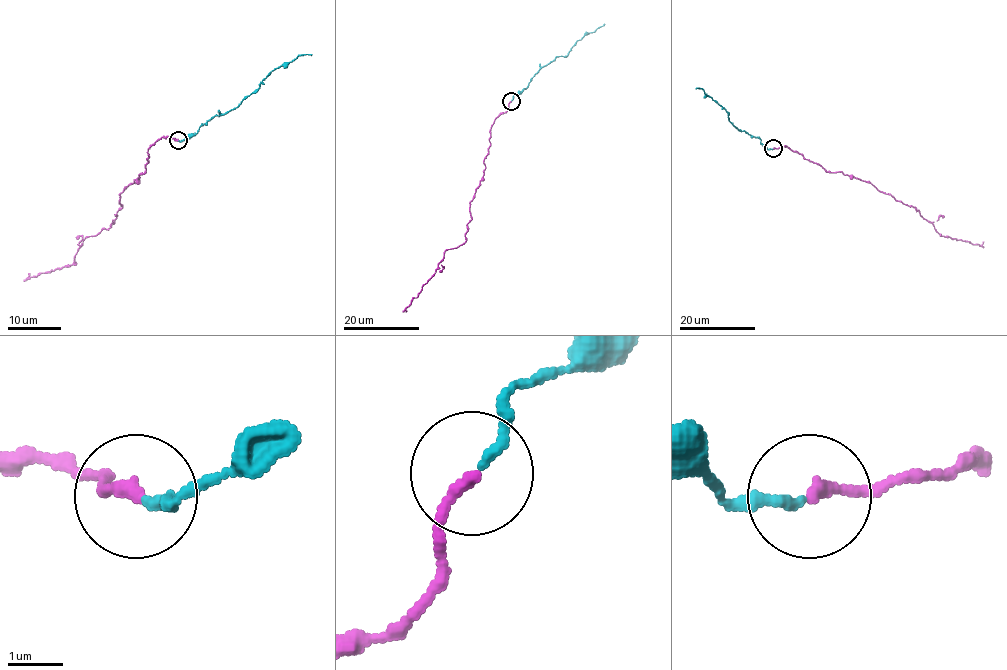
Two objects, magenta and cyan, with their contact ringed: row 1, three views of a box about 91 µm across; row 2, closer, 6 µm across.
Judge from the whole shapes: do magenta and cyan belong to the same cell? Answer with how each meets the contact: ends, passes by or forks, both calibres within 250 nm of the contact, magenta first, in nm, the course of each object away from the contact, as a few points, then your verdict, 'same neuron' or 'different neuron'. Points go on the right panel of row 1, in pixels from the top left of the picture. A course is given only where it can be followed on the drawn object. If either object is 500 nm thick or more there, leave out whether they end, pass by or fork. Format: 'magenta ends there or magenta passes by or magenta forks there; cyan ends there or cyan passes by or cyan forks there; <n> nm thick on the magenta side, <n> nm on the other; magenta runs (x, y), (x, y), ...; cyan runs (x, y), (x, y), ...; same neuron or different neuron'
magenta ends there; cyan ends there; 240 nm thick on the magenta side, 180 nm on the other; magenta runs (773, 148), (788, 146), (827, 172), (869, 182), (897, 201), (913, 206), (942, 236), (980, 245), (983, 241); cyan runs (772, 148), (768, 149), (758, 138), (740, 131), (728, 120), (728, 113), (702, 89), (696, 88); same neuron

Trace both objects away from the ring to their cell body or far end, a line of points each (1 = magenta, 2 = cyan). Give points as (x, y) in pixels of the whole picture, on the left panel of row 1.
1: (178, 140), (160, 137), (148, 148), (114, 222), (87, 236), (71, 265), (29, 273)
2: (178, 140), (189, 139), (215, 116), (234, 109), (274, 69), (298, 56), (312, 54)

